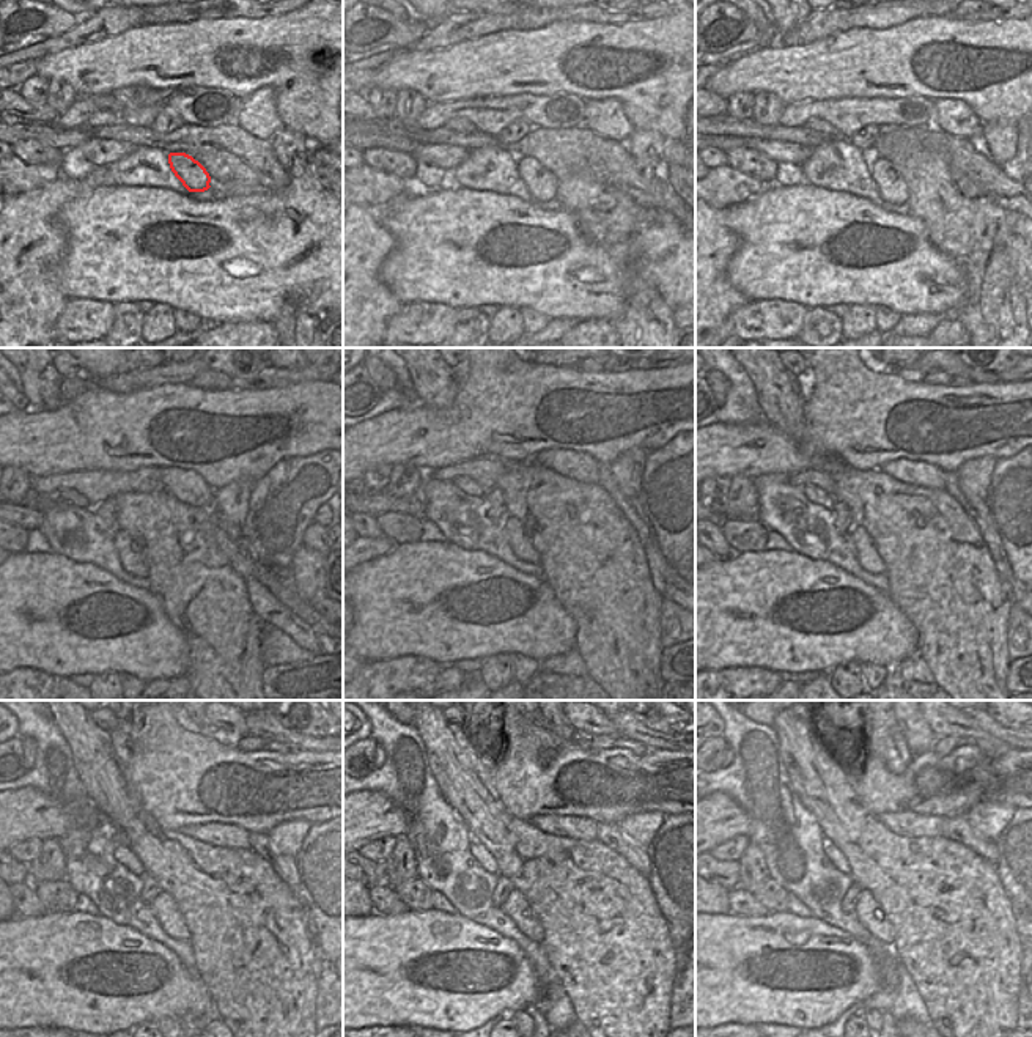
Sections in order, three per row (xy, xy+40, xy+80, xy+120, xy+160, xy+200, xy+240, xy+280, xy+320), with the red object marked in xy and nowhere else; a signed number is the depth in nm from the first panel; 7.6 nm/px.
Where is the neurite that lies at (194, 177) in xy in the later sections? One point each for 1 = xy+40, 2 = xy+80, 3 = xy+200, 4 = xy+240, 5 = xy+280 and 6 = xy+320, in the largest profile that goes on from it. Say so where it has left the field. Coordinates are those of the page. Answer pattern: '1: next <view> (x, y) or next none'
1: next xy+40 (541, 183)
2: next xy+80 (892, 188)
3: next xy+200 (869, 554)
4: next xy+240 (164, 907)
5: next xy+280 (515, 907)
6: next xy+320 (869, 913)

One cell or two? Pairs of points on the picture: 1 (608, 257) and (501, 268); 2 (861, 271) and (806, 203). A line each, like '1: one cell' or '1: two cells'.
1: one cell
2: one cell

